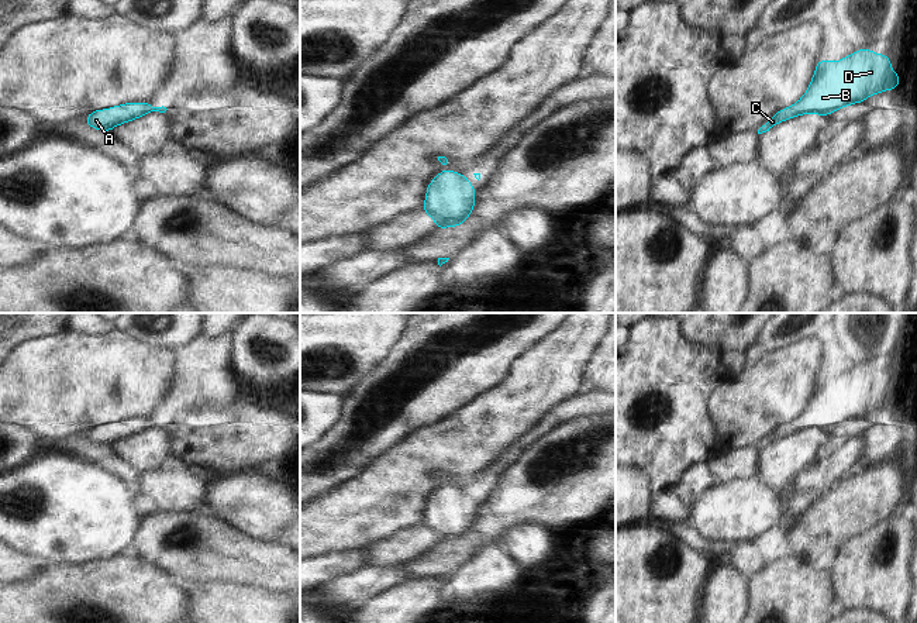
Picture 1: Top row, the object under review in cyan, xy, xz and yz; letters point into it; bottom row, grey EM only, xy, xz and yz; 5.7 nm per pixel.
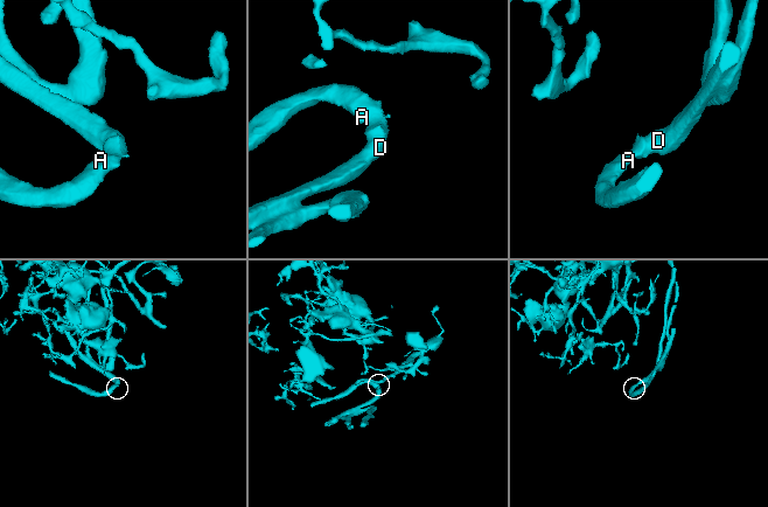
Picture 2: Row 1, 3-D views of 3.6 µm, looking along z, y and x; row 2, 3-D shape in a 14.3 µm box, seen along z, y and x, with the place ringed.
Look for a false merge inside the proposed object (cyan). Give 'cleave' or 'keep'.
keep

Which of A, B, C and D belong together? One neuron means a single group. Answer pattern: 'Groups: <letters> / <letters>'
Groups: A B C D

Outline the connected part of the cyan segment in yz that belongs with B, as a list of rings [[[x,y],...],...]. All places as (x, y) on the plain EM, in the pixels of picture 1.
[[[859,365],[841,378],[817,376],[814,393],[800,417],[778,427],[758,450],[803,428],[827,431],[847,420],[865,417],[873,409],[897,405],[899,393],[886,371],[869,365]]]

